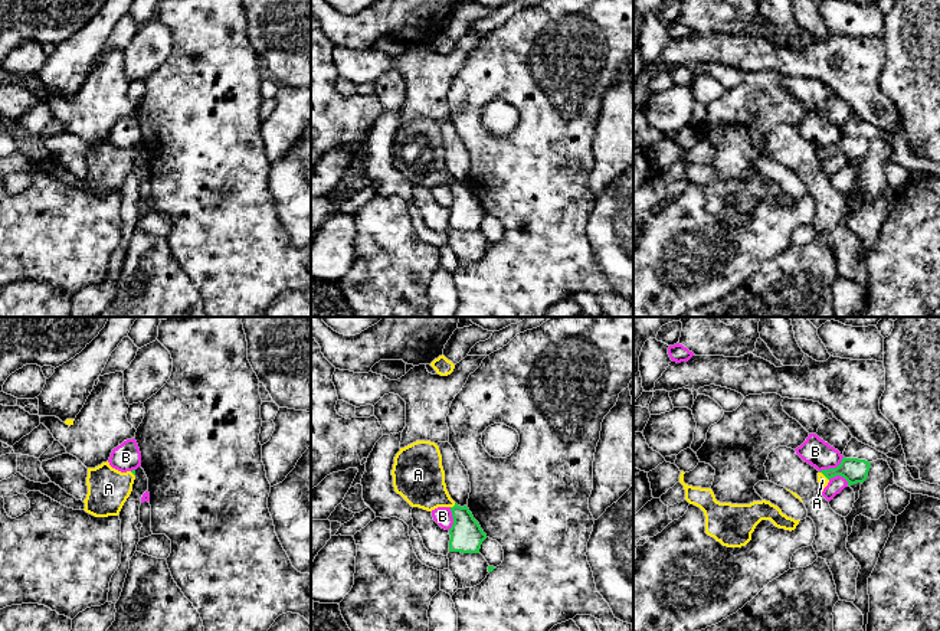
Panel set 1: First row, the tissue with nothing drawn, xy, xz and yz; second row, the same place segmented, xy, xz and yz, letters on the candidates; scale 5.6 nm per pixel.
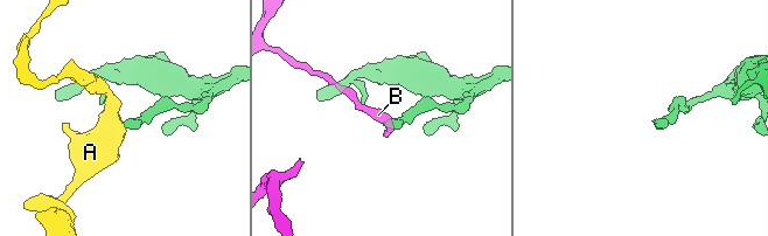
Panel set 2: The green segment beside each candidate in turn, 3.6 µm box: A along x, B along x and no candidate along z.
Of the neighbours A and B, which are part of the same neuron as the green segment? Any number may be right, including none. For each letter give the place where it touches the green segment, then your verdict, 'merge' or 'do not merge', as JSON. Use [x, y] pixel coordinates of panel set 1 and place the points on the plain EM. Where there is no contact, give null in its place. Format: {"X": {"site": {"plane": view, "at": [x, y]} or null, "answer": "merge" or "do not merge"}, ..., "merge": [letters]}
{"A": {"site": {"plane": "yz", "at": [824, 151]}, "answer": "merge"}, "B": {"site": {"plane": "yz", "at": [832, 146]}, "answer": "do not merge"}, "merge": ["A"]}

